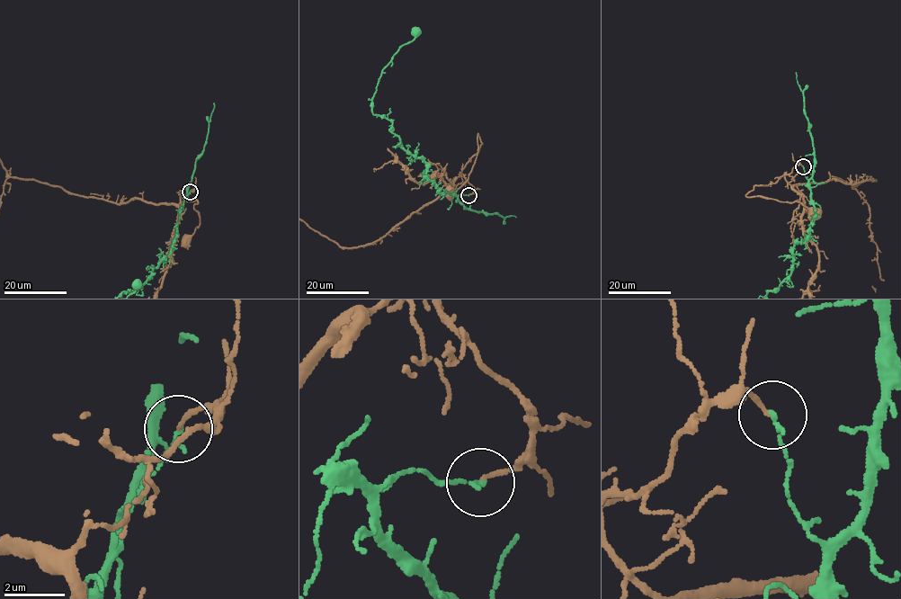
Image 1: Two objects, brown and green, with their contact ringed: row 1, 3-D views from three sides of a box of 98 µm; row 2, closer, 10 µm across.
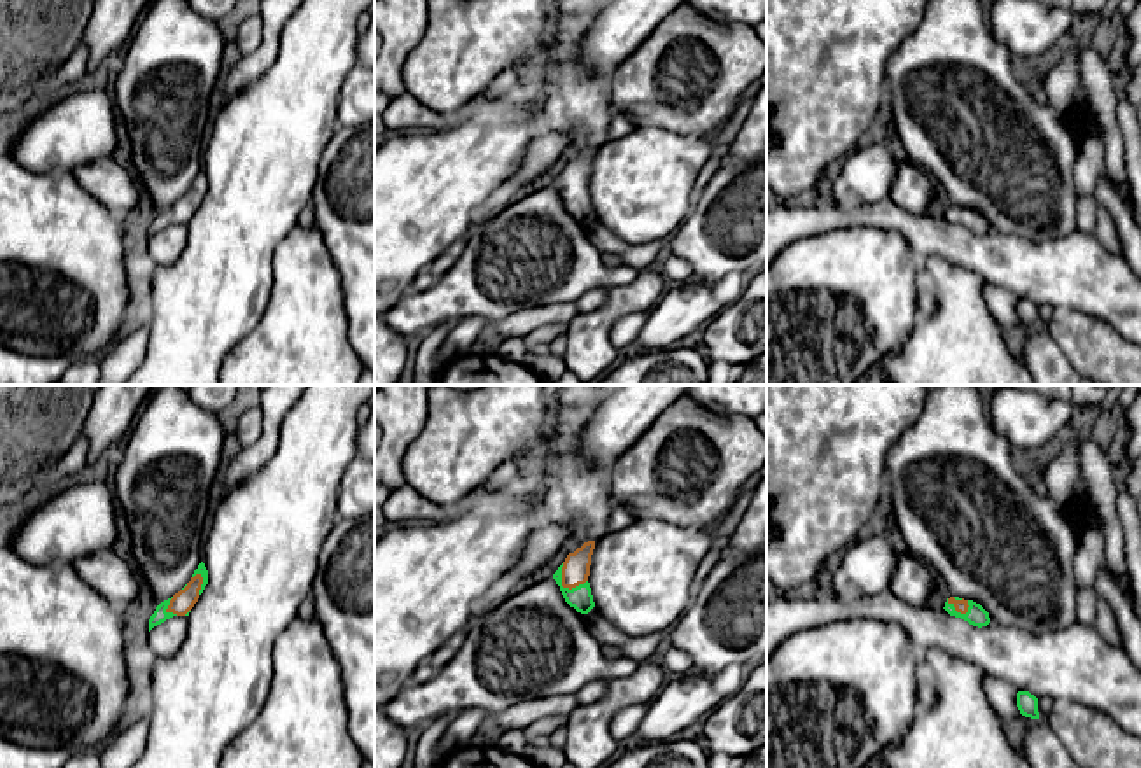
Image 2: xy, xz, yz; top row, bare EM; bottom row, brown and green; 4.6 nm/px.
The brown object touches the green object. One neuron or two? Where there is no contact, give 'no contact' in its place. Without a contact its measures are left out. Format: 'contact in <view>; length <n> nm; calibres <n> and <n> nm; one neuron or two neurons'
contact in xz; length 150 nm; calibres 130 and 110 nm; two neurons

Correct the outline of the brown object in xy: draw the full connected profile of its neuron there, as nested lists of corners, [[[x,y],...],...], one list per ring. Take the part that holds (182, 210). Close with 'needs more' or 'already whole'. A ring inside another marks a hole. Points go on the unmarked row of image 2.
[[[196,182],[194,185],[191,185],[187,194],[173,203],[166,220],[173,220],[177,224],[186,224],[198,210],[201,192],[203,192],[201,182]]]; already whole

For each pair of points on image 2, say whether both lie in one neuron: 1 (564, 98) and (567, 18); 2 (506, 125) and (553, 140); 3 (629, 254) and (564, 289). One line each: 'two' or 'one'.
1: one
2: two
3: two

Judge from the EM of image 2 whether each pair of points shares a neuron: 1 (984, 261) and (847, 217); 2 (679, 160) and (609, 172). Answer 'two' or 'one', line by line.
1: one
2: one

